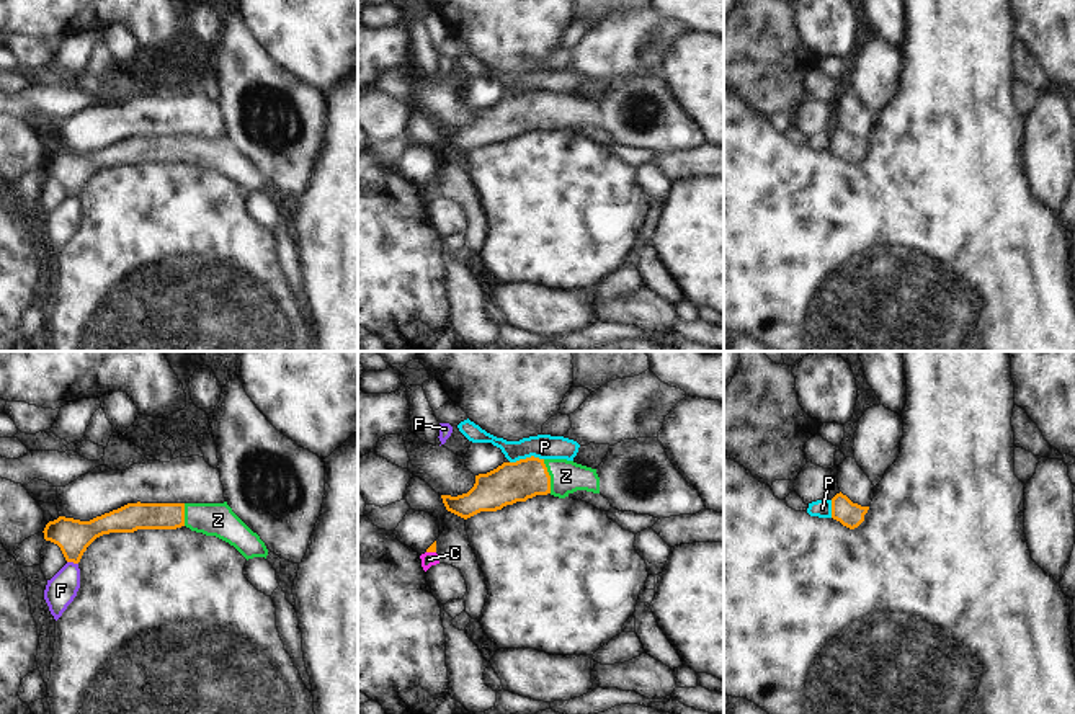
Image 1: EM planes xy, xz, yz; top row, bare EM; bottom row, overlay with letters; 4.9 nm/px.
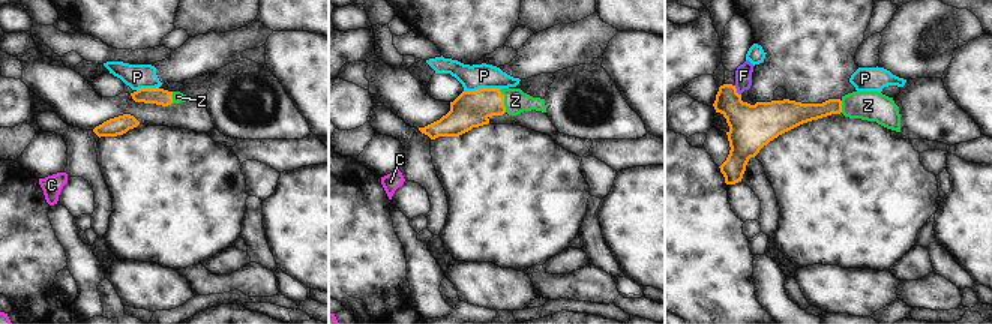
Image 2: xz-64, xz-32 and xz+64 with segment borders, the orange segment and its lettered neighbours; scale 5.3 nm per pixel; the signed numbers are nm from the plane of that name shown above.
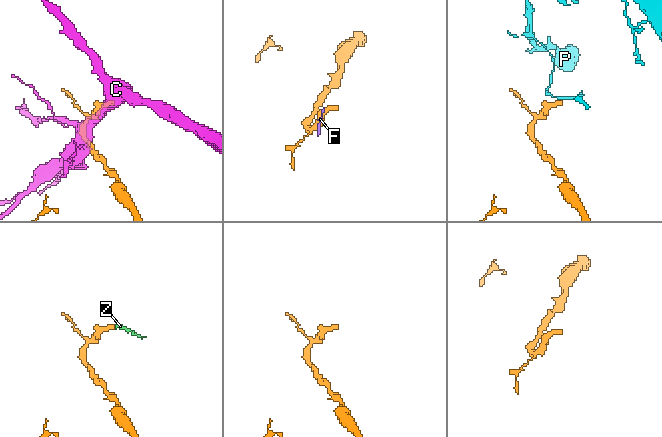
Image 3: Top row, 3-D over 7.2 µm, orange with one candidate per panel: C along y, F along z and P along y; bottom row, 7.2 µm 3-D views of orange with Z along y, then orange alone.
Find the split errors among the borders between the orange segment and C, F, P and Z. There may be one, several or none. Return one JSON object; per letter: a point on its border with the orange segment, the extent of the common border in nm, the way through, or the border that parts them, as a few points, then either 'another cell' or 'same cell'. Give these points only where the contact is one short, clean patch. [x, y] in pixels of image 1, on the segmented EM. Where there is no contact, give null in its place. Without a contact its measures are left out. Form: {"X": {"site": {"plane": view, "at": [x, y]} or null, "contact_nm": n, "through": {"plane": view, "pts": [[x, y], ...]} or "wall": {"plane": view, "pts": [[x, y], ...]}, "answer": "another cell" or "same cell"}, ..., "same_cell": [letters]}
{"C": {"site": {"plane": "xz", "at": [432, 551]}, "contact_nm": 50, "answer": "another cell"}, "F": {"site": {"plane": "xy", "at": [72, 561]}, "contact_nm": 60, "wall": {"plane": "xy", "pts": [[67, 561], [77, 564]]}, "answer": "another cell"}, "P": {"site": {"plane": "xz", "at": [526, 458]}, "contact_nm": 170, "wall": {"plane": "xz", "pts": [[543, 458], [520, 458], [510, 463]]}, "answer": "another cell"}, "Z": {"site": {"plane": "xz", "at": [549, 476]}, "contact_nm": 170, "through": {"plane": "xz", "pts": [[510, 482], [531, 476], [549, 476], [566, 476]]}, "answer": "same cell"}, "same_cell": ["Z"]}

